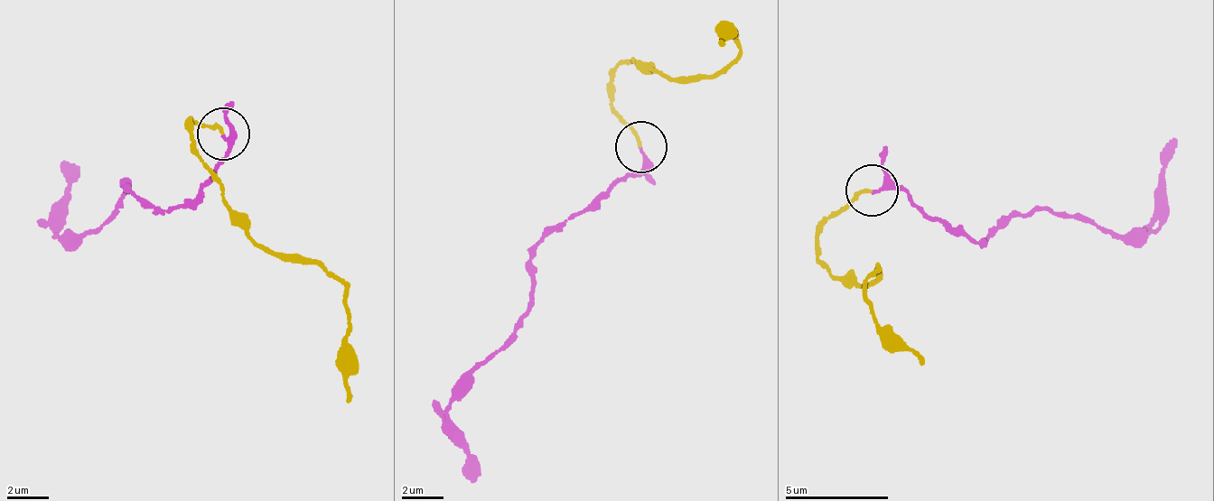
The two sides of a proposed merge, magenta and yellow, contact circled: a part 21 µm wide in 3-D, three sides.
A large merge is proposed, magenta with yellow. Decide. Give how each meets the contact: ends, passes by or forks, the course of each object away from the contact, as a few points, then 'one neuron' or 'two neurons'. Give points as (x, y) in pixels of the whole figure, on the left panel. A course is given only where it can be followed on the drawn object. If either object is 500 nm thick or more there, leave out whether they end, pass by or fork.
magenta passes by; yellow ends; course magenta (222, 134), (230, 147), (213, 180), (163, 210), (126, 184), (117, 211), (69, 237), (55, 234), (73, 165); course yellow (222, 134), (220, 125), (190, 120), (204, 169), (275, 257), (305, 255), (347, 287), (349, 403); one neuron

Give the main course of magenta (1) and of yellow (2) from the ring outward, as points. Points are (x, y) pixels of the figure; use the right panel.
1: (873, 190), (898, 185), (975, 244), (1016, 216), (1075, 216), (1139, 233), (1156, 227), (1165, 152), (1175, 139)
2: (873, 190), (857, 190), (825, 220), (817, 264), (876, 283), (873, 267), (867, 280), (873, 319), (919, 366)

